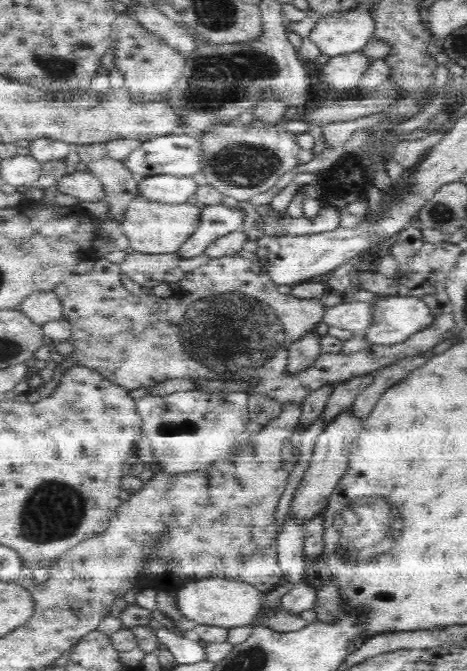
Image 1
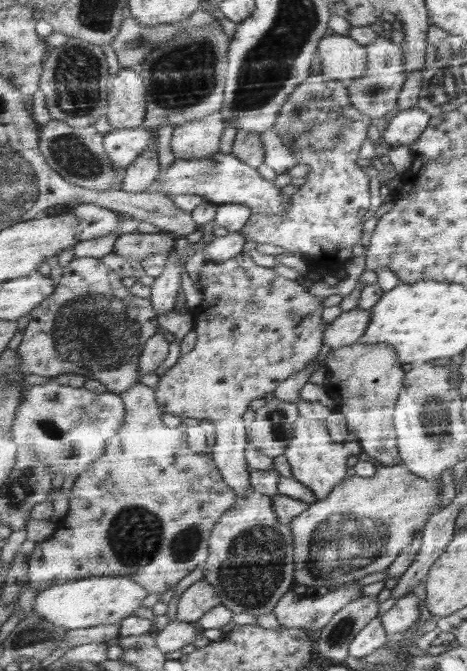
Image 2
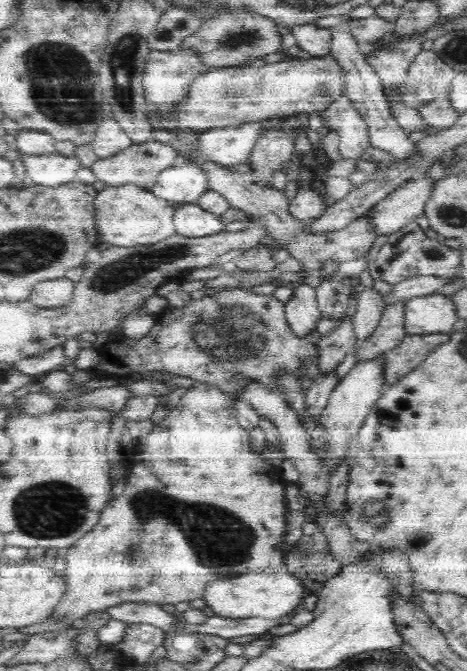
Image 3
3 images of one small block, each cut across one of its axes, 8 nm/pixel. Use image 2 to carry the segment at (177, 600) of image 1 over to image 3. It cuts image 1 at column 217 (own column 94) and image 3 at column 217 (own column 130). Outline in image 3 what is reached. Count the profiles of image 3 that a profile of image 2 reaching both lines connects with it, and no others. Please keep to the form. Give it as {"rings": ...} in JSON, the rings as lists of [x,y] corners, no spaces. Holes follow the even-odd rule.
{"rings":[[[283,569],[276,572],[258,570],[235,577],[213,579],[204,588],[202,600],[215,617],[222,619],[240,620],[254,616],[287,619],[301,607],[305,597],[306,591],[300,582]]]}

